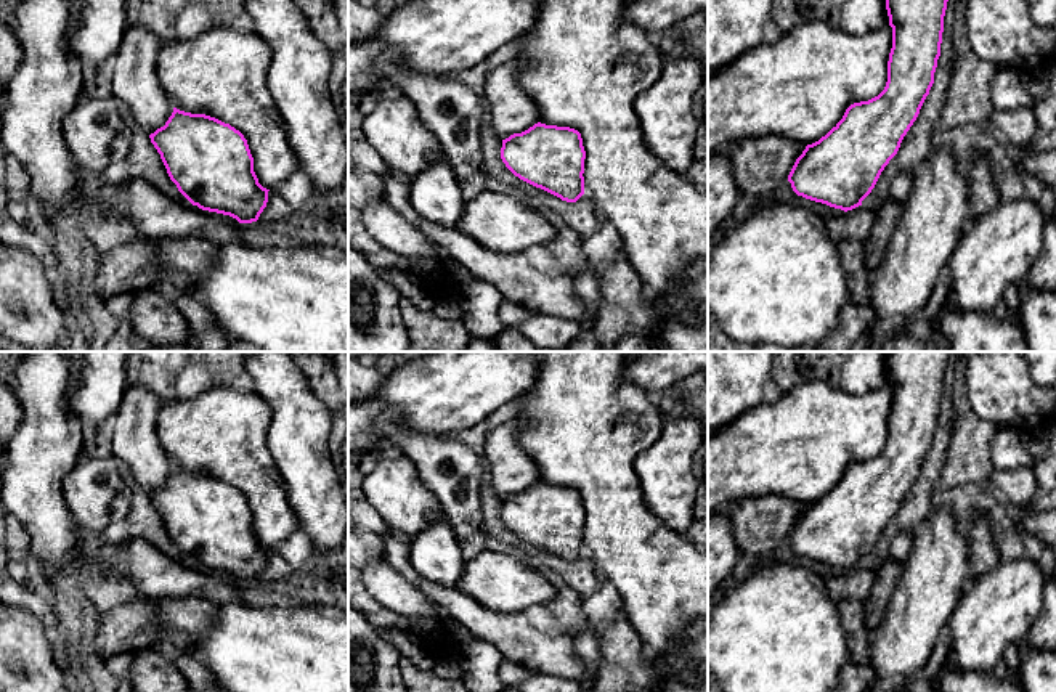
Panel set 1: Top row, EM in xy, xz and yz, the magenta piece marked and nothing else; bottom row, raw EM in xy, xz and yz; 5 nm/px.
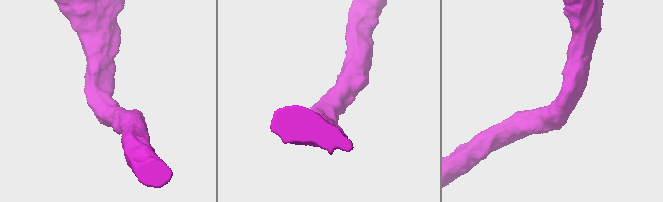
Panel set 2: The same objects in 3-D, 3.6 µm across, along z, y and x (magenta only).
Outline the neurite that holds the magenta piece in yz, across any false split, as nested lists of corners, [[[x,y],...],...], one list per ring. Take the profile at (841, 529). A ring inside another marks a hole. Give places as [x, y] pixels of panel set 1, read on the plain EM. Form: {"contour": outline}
{"contour": [[[886,352],[892,408],[884,450],[868,461],[851,464],[843,478],[812,504],[806,506],[780,495],[745,498],[729,504],[725,512],[732,520],[738,552],[762,559],[782,541],[788,539],[793,551],[806,559],[844,572],[862,565],[884,527],[897,514],[934,443],[950,353]]]}

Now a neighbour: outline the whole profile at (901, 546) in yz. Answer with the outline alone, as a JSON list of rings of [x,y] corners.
[[[915,530],[899,533],[889,546],[887,559],[905,564],[913,546],[913,538]]]

